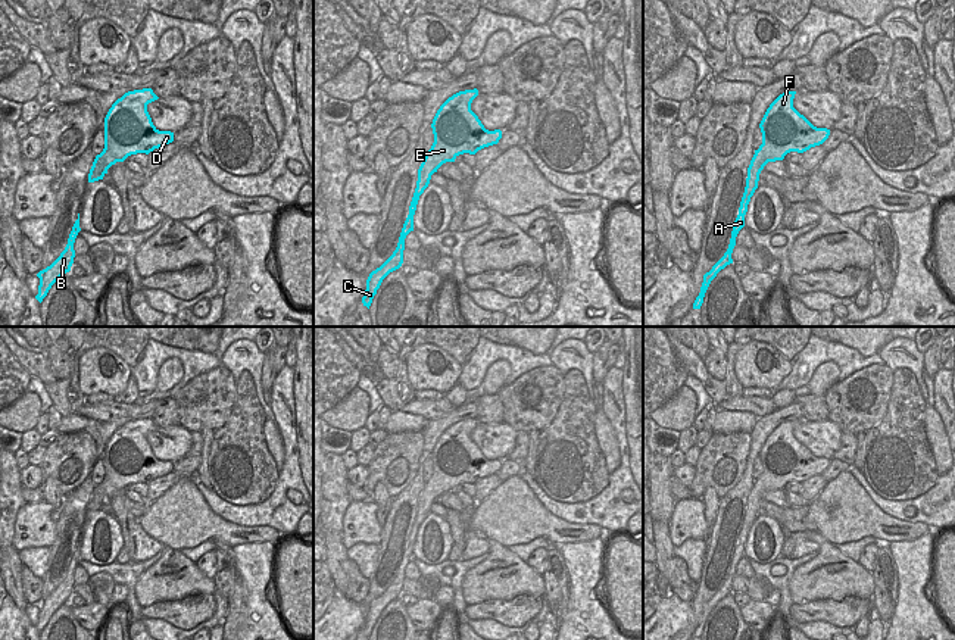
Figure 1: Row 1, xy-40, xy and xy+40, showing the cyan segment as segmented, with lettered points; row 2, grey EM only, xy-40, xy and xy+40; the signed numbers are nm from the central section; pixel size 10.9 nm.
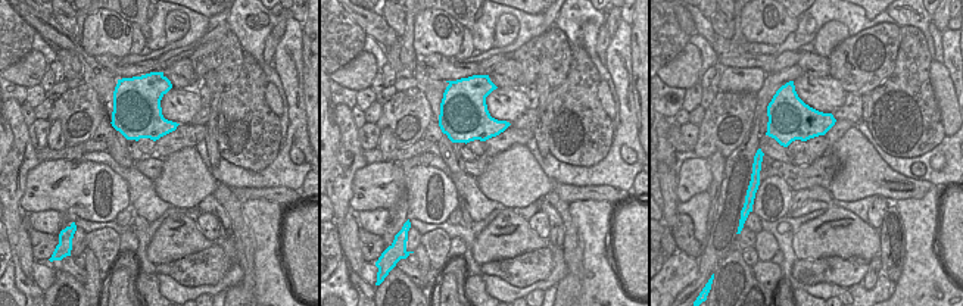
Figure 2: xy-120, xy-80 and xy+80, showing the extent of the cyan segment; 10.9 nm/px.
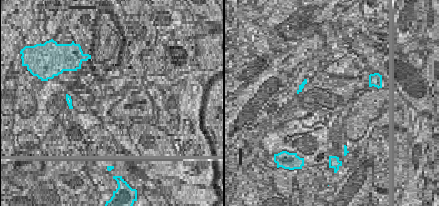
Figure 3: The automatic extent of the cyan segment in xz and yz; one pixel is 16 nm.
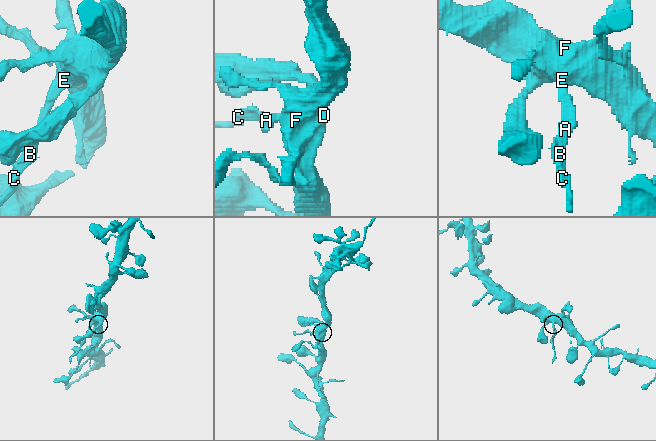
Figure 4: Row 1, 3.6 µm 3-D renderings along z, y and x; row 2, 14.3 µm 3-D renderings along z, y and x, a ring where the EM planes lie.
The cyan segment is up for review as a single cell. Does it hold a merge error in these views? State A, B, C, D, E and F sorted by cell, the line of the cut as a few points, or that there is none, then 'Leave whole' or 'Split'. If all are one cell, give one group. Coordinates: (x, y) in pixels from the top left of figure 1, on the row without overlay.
Groups: A D E F / B C. Split along xy (402, 558), (405, 565). Split.

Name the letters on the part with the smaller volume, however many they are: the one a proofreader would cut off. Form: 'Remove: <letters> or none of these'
Remove: B, C

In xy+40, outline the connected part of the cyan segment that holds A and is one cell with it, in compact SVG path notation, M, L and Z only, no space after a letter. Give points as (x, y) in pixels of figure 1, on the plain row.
M796 421L780 424L767 438L759 458L762 474L750 490L745 522L740 531L739 544L734 550L734 565L745 556L745 544L755 519L759 503L768 491L783 490L790 481L803 483L811 477L823 474L830 459L814 456L803 444L793 437Z

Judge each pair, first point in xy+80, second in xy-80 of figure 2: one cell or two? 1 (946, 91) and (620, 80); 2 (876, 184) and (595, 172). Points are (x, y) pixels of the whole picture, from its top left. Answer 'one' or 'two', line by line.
1: two
2: two

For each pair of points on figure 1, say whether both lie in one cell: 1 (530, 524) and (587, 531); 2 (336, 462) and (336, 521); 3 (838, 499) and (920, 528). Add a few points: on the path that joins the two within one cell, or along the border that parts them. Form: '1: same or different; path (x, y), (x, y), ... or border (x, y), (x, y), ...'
1: same; path (545, 524), (549, 527), (573, 527)
2: same; path (334, 477), (334, 506)
3: same; path (858, 517), (876, 524), (899, 524)

